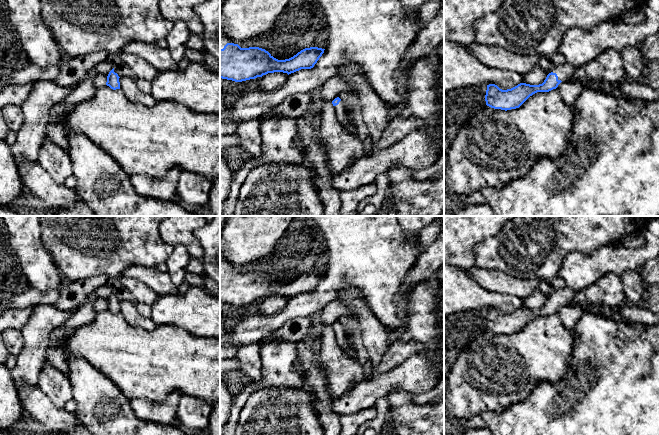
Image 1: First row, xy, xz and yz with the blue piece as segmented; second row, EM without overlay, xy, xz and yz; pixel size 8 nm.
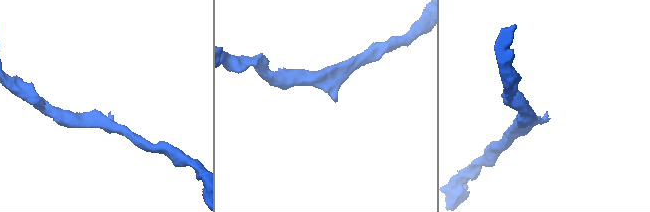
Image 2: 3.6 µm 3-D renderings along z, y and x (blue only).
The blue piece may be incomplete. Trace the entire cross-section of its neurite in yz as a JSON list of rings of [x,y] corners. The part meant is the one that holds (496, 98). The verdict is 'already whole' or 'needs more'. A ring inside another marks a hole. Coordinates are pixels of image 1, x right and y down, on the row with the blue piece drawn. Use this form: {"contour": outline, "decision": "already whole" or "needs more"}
{"contour": [[[565,63],[554,67],[544,82],[539,85],[520,83],[511,89],[502,90],[495,84],[489,84],[485,95],[486,105],[505,111],[519,108],[533,94],[549,92],[556,89],[562,81],[571,79],[574,71],[575,67]]], "decision": "needs more"}

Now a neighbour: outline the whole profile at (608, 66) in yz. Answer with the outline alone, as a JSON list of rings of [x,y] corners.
[[[609,48],[591,62],[575,67],[574,80],[602,80],[616,83],[625,78],[623,59],[620,52]]]

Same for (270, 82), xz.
[[[274,72],[263,75],[257,83],[258,90],[272,92],[278,90],[287,80],[288,74],[283,72]]]

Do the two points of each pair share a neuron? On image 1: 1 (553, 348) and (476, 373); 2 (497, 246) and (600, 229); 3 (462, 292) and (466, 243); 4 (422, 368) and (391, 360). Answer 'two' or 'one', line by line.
1: one
2: one
3: two
4: two

